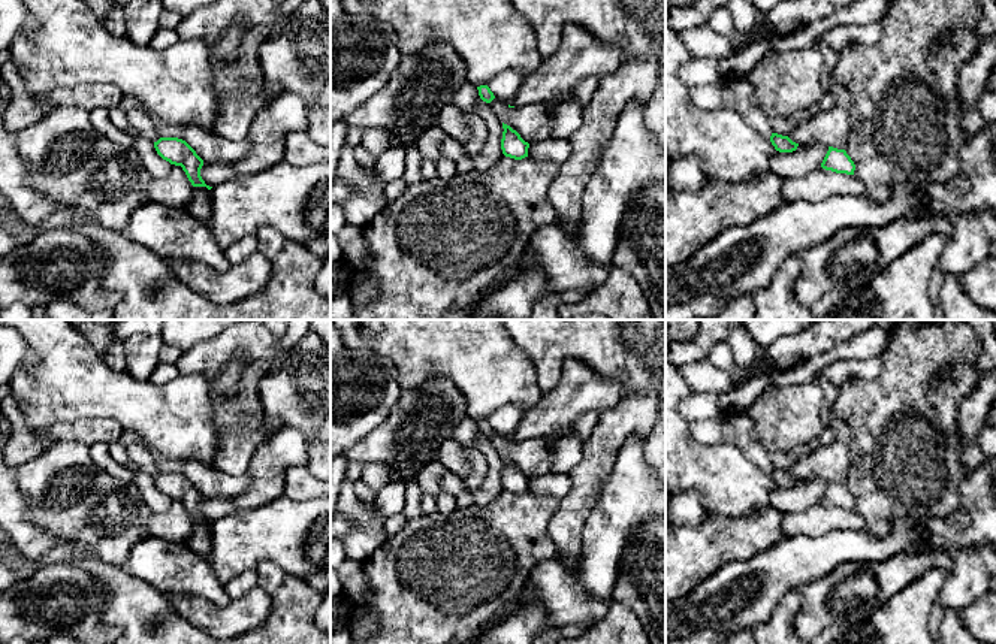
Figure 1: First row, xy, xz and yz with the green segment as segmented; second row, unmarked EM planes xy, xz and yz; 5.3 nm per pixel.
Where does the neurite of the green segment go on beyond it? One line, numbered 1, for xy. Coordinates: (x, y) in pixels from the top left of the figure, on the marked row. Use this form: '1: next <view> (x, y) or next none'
1: next none

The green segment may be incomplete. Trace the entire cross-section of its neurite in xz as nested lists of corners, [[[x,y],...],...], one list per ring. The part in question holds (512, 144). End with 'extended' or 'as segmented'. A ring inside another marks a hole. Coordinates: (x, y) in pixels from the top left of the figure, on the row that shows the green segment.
[[[502,123],[502,139],[501,139],[501,149],[505,157],[522,160],[528,157],[529,143],[525,142],[520,134],[513,130],[510,126]]]; as segmented

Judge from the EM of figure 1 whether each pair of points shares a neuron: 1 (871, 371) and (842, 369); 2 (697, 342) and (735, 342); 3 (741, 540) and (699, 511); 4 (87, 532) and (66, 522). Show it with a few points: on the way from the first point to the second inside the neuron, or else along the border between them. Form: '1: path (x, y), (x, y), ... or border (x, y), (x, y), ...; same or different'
1: path (863, 369), (850, 369); same
2: path (706, 338), (726, 336); same
3: border (712, 511), (696, 525), (681, 526); different
4: path (82, 528), (77, 522), (71, 522); same

